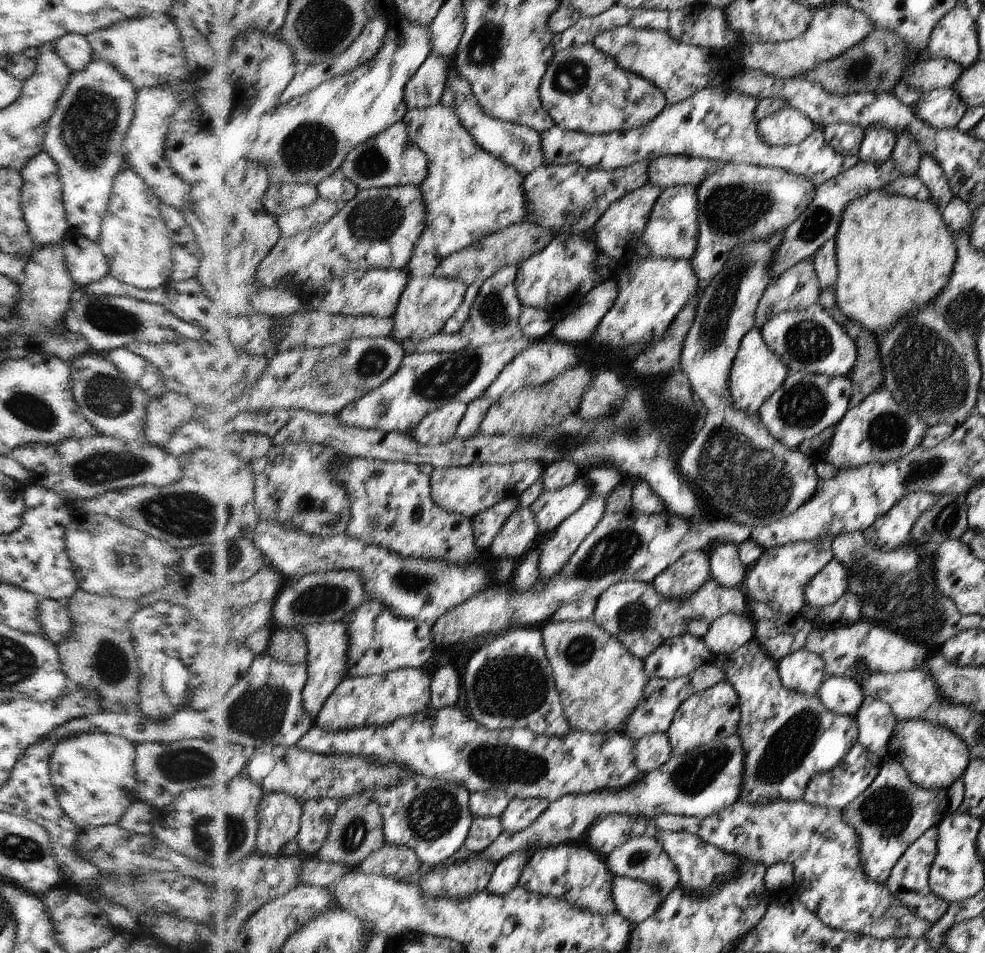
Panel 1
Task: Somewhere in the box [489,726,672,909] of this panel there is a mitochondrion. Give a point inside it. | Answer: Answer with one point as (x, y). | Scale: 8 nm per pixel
(641, 856)

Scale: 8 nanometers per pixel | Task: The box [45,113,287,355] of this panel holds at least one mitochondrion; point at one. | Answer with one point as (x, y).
(109, 318)

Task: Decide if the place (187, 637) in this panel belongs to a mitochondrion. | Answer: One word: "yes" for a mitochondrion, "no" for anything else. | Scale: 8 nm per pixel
no

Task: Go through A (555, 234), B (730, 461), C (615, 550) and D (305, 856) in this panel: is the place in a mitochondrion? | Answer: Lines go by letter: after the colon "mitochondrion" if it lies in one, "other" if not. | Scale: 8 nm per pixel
A: other
B: mitochondrion
C: mitochondrion
D: other

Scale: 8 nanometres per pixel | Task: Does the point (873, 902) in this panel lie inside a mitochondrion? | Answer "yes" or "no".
no

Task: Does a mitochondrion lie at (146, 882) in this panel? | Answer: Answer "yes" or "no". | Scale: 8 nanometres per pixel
no

